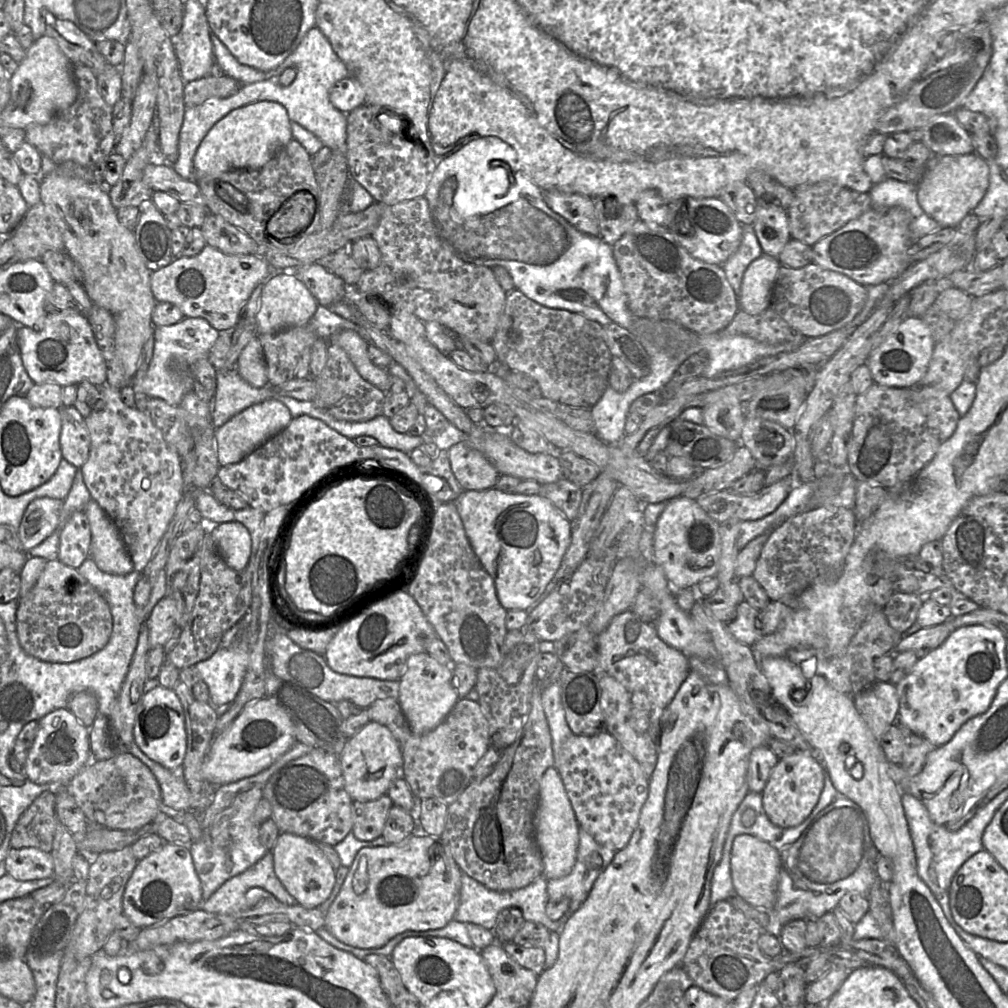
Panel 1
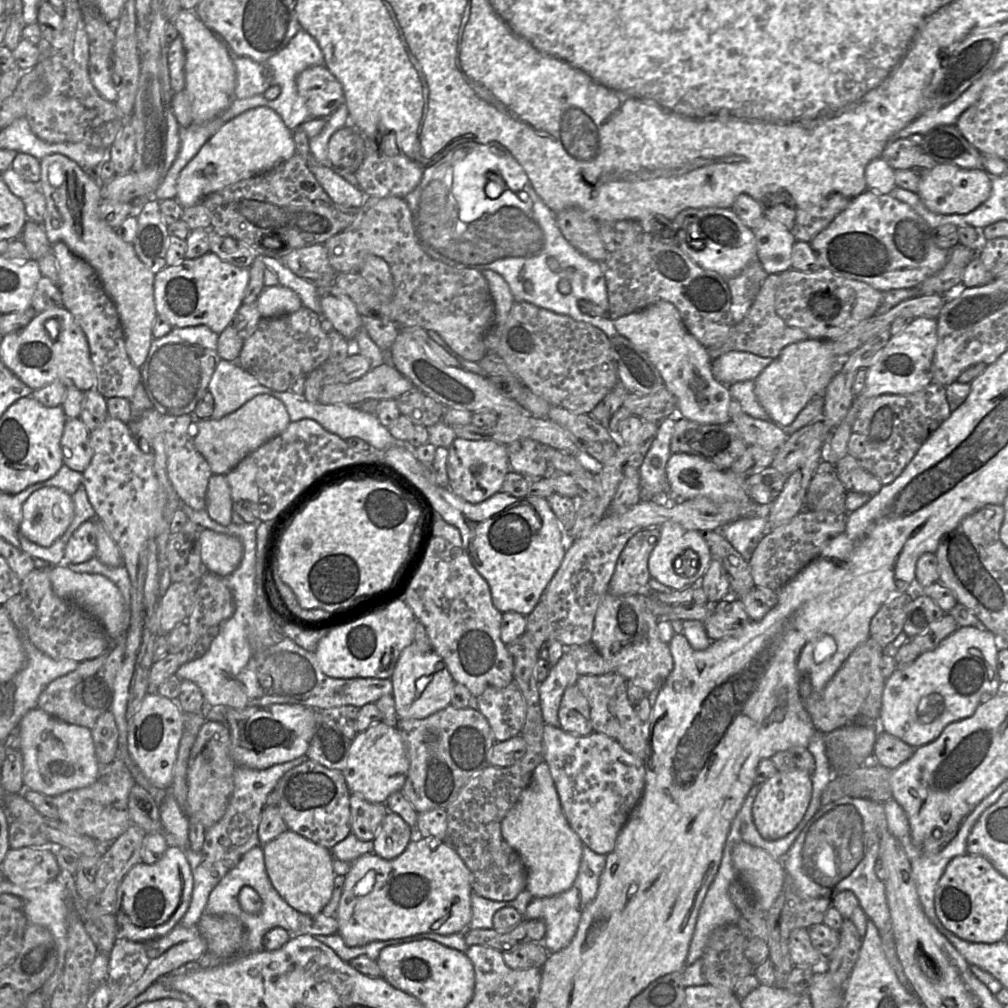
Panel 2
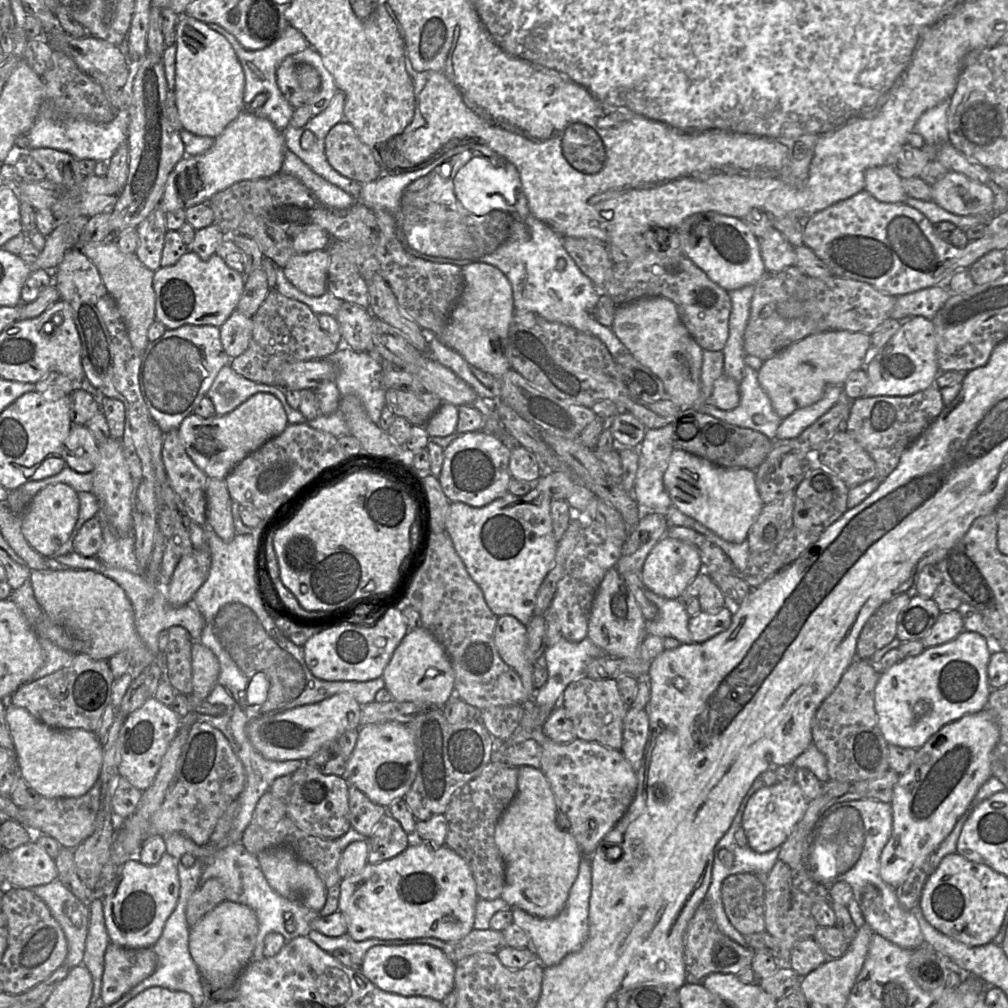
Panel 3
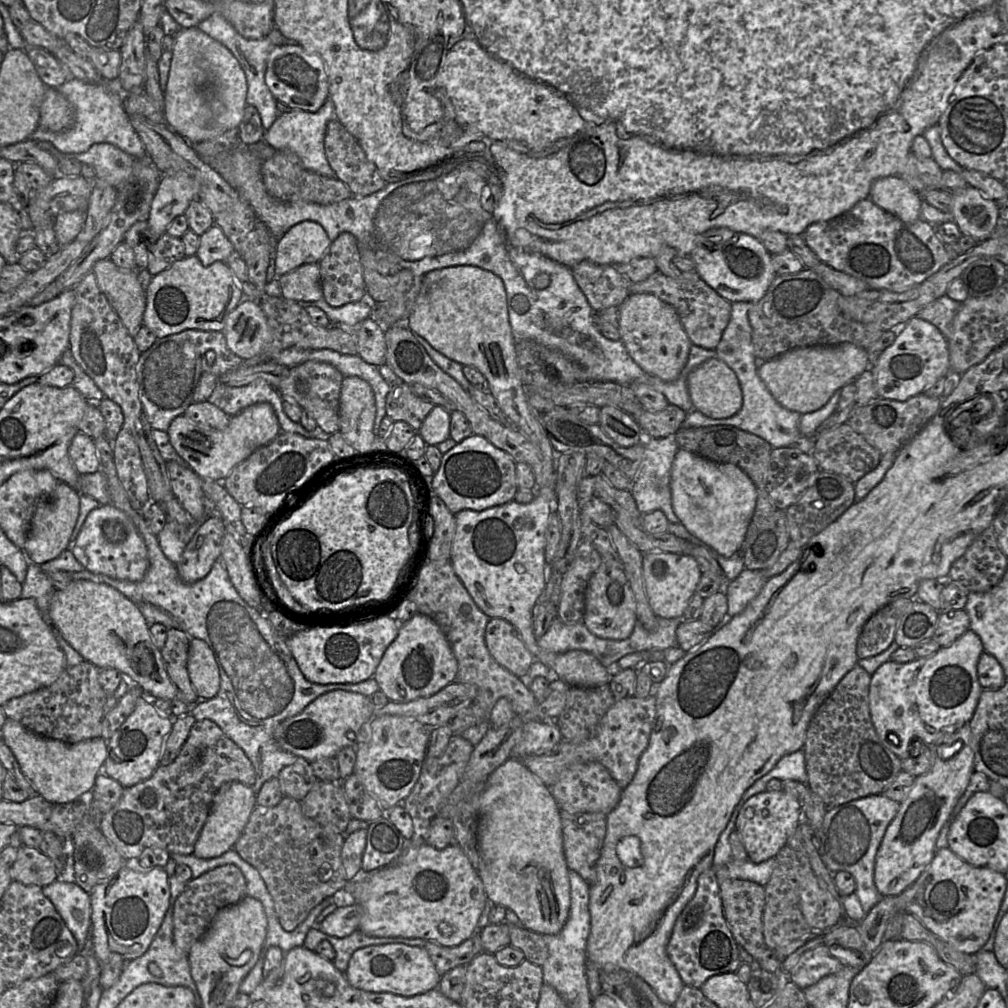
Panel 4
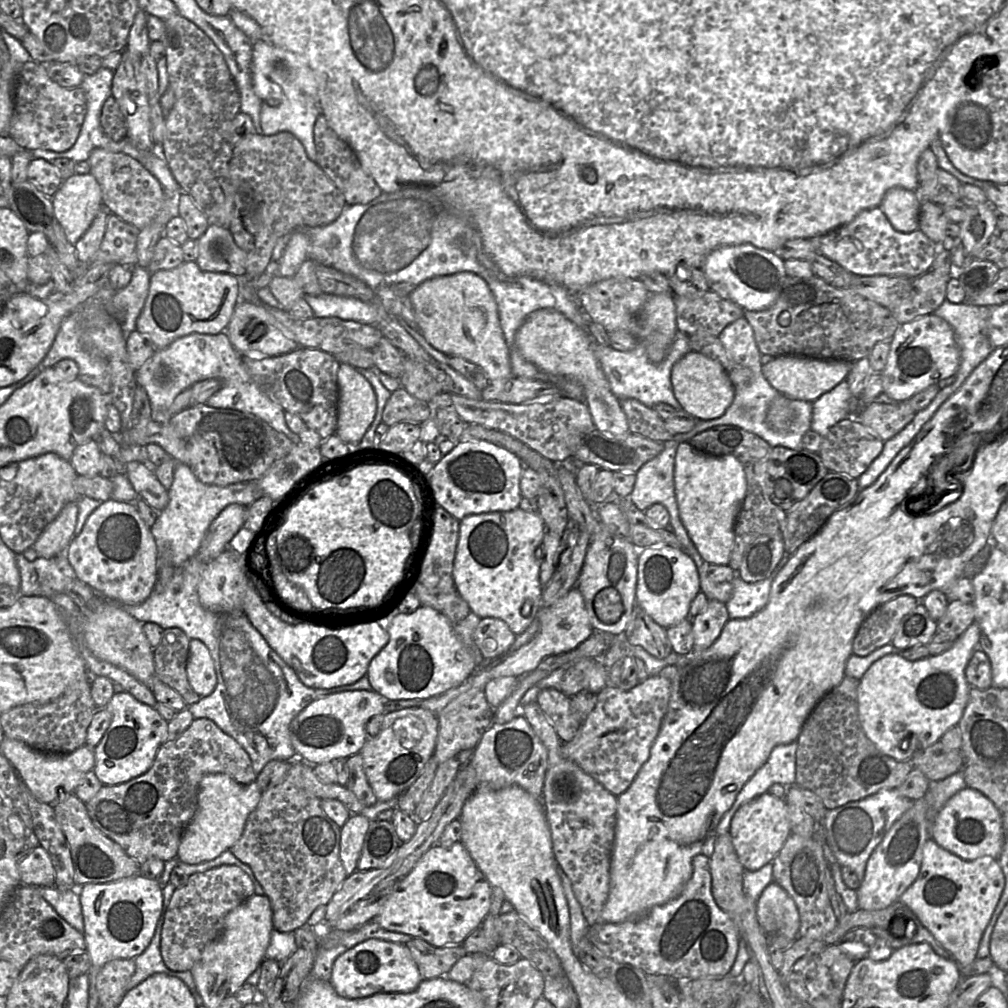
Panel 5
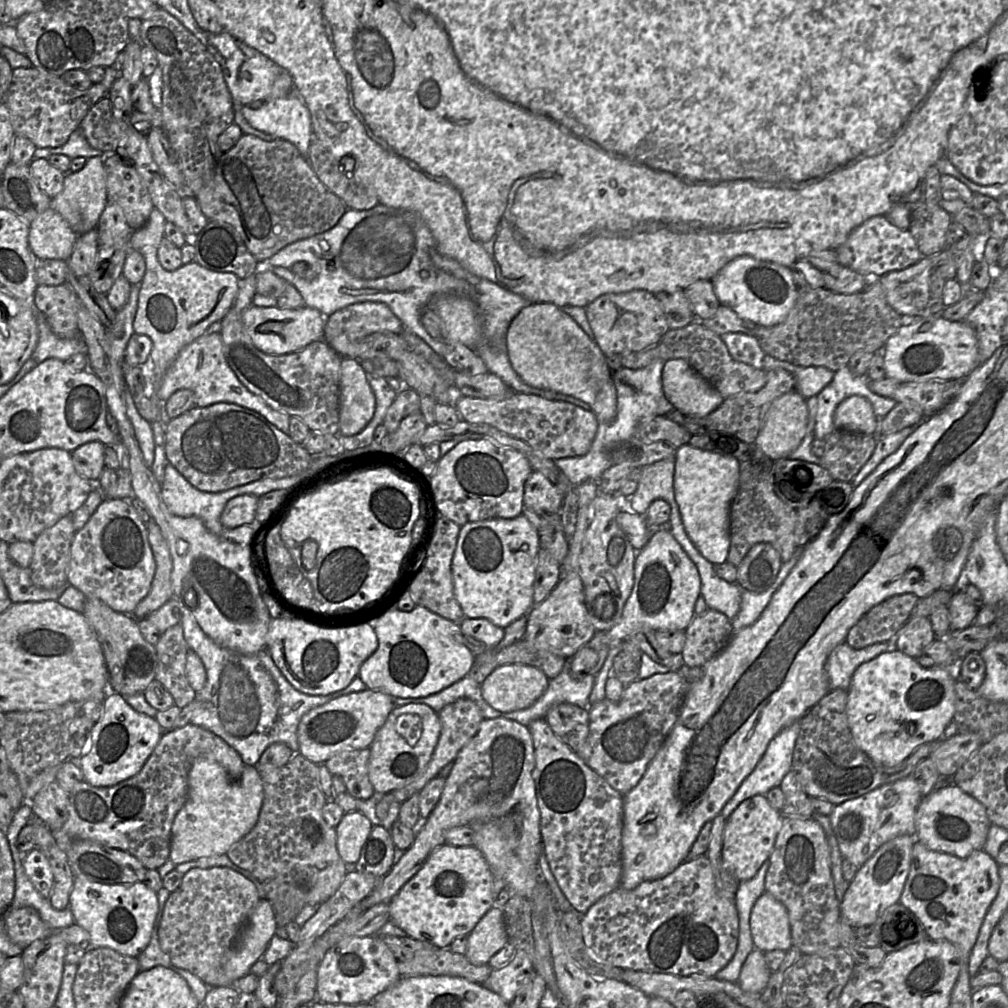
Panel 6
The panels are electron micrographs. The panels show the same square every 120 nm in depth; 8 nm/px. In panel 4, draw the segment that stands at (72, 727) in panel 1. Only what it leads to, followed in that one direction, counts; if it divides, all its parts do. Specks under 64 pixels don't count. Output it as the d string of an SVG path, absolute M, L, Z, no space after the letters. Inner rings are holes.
M6 717L2 738L14 753L24 775L46 800L66 803L93 789L97 775L103 772L107 740L101 736L77 743L67 743L38 735L20 722Z

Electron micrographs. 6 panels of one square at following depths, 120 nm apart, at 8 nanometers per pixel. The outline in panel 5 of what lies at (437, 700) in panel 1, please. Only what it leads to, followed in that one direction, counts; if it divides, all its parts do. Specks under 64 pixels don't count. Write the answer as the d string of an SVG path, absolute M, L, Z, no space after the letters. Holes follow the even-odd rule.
M421 605L410 614L397 614L387 632L389 641L371 660L366 676L372 690L390 700L424 700L442 694L460 685L478 669L474 653L457 636L449 619L432 607Z

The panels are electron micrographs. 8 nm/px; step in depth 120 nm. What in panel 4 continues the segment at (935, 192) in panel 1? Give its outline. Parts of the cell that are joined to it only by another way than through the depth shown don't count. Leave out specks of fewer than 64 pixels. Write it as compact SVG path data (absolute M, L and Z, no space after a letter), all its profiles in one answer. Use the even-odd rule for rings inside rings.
M971 186L952 194L951 214L962 235L971 236L976 242L992 238L992 233L1000 223L996 201L985 197Z

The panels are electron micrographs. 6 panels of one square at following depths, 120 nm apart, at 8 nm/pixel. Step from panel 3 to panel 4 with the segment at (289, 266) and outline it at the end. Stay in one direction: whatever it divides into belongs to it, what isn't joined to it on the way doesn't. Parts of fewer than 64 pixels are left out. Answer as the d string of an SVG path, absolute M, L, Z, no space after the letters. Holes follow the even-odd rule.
M318 263L303 264L279 278L282 297L300 301L323 298Z

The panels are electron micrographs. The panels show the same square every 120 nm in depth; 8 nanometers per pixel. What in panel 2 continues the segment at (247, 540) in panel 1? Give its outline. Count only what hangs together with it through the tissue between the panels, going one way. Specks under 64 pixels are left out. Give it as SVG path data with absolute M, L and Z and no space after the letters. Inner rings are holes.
M204 528L200 533L200 547L204 569L219 576L230 575L242 560L243 545L235 536Z

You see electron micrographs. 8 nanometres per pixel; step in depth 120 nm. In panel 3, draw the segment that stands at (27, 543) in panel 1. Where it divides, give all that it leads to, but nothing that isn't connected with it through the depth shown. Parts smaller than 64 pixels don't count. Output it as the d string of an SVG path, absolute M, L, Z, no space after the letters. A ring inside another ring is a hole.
M63 483L47 485L30 501L20 516L22 534L39 555L50 557L69 538L79 513L78 493Z

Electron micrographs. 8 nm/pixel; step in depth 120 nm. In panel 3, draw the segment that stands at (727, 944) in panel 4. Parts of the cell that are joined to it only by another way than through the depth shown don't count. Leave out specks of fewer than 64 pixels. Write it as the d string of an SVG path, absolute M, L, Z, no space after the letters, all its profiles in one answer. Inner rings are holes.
M703 902L690 920L684 943L684 963L686 968L686 981L699 983L712 973L735 974L751 967L754 951L749 947L741 946L717 927L710 907Z

